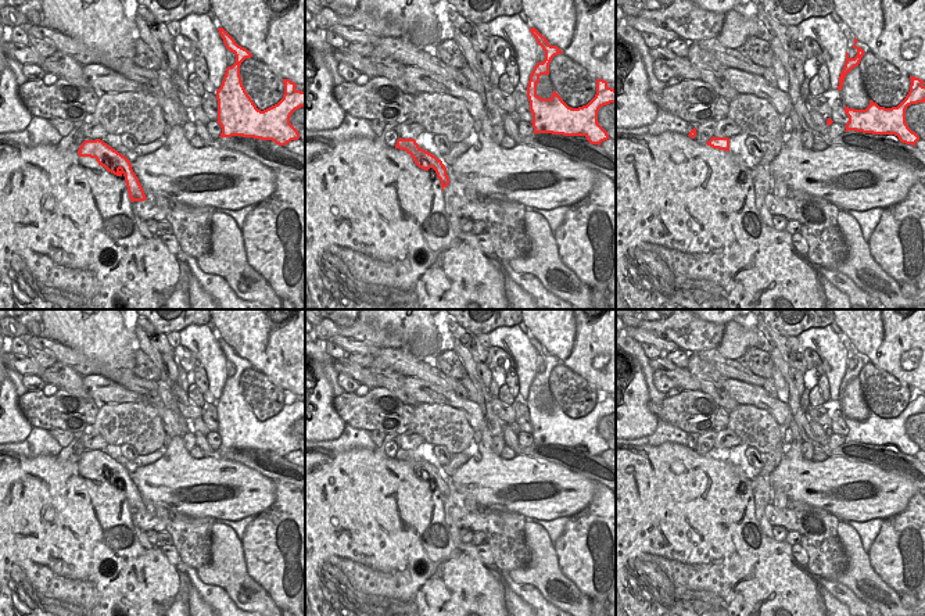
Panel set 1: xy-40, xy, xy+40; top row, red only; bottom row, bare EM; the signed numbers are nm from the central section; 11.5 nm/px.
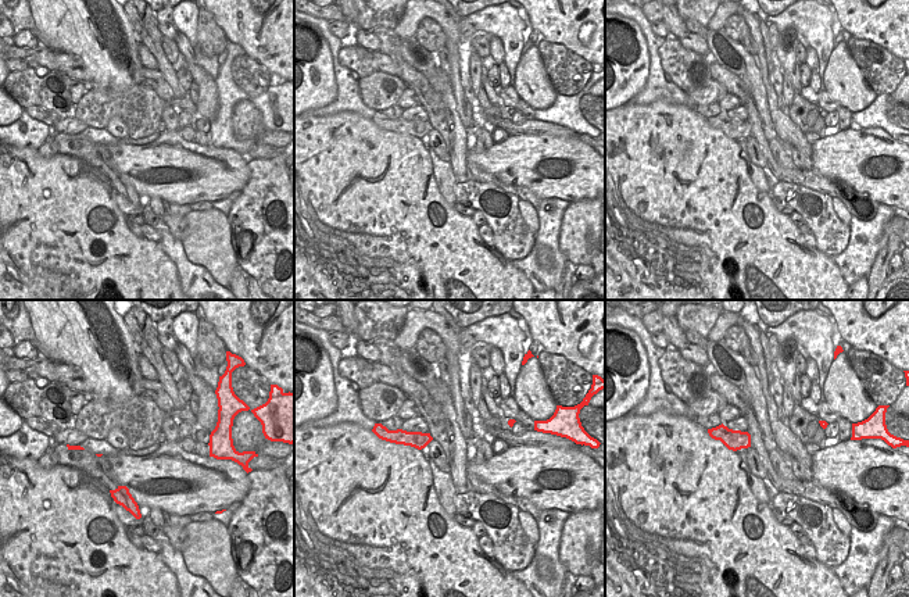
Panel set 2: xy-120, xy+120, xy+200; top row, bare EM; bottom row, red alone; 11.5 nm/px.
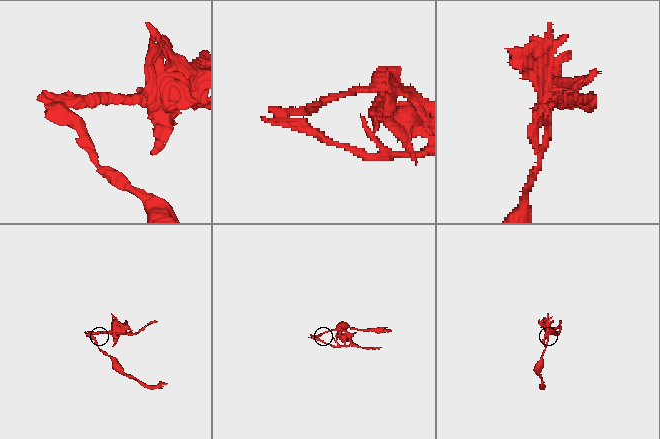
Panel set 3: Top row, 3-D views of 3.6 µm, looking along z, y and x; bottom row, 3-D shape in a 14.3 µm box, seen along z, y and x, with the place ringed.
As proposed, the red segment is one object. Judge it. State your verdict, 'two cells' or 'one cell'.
two cells

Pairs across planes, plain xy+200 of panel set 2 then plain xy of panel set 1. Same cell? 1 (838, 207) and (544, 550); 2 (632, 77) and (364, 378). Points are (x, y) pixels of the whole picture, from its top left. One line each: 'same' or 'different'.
1: same
2: different

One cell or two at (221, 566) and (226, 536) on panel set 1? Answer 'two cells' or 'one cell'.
one cell

